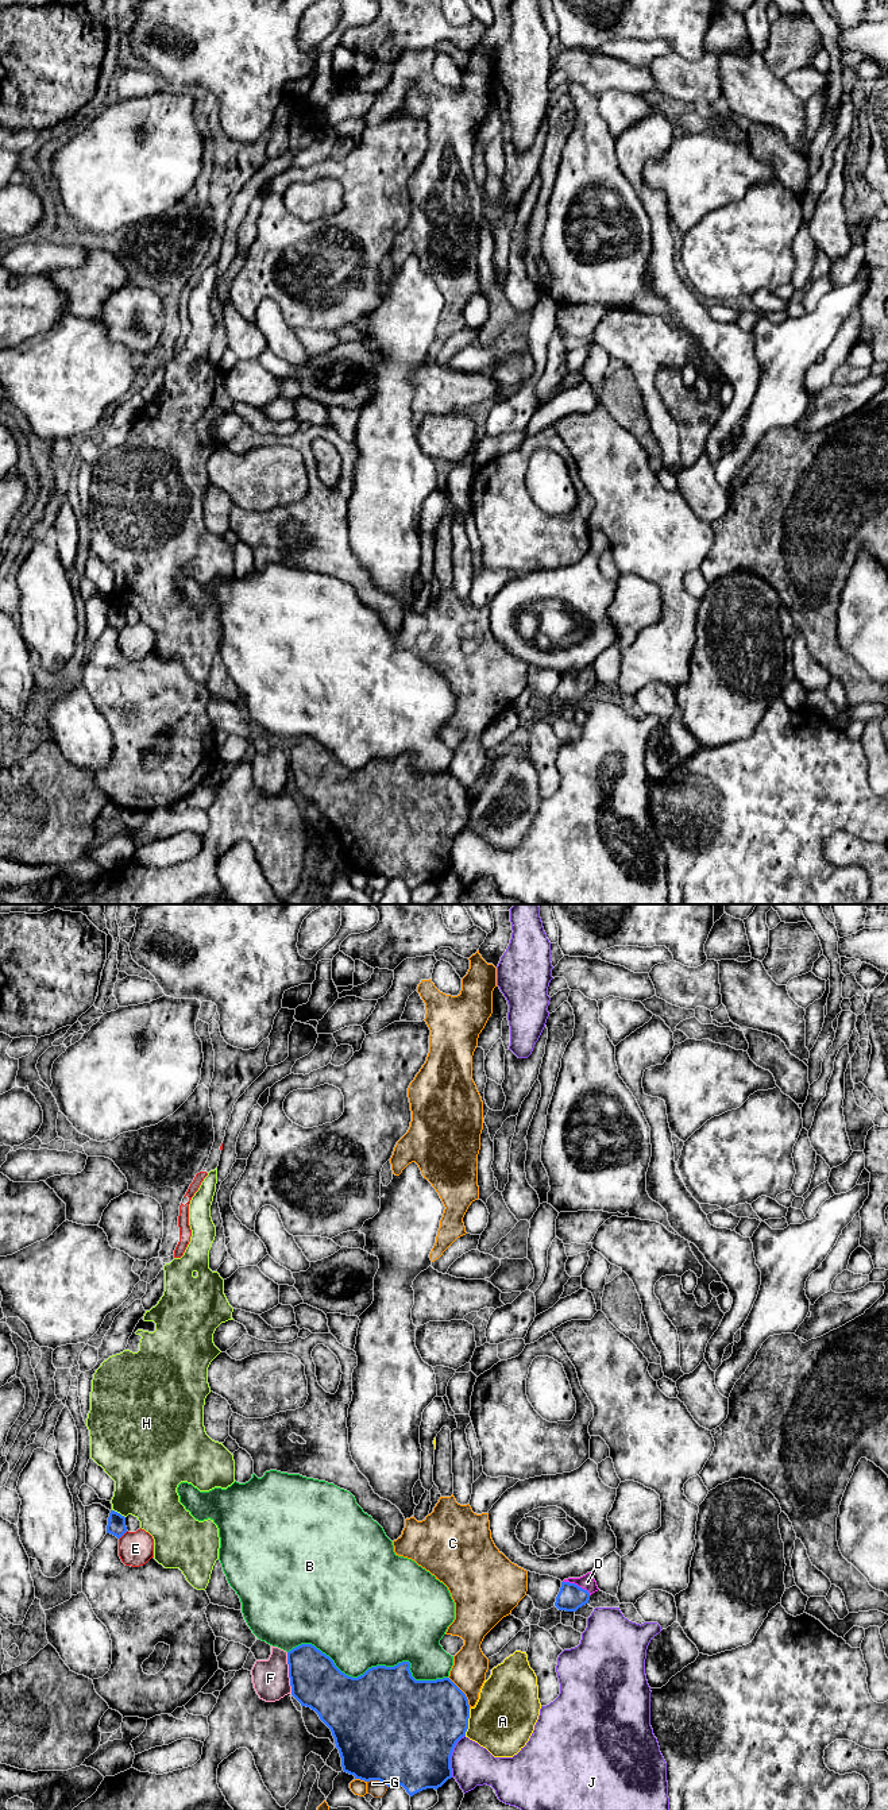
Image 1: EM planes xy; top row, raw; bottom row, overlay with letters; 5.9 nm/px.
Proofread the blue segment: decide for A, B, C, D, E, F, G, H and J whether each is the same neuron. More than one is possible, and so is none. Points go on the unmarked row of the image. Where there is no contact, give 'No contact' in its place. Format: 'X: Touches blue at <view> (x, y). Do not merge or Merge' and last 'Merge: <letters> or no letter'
A: Touches blue at xy (467, 815). Do not merge
B: Touches blue at xy (371, 760). Do not merge
C: Touches blue at xy (463, 786). Do not merge
D: Touches blue at xy (576, 678). Merge
E: Touches blue at xy (123, 626). Do not merge
F: Touches blue at xy (289, 765). Do not merge
G: Touches blue at xy (378, 872). Do not merge
H: Touches blue at xy (119, 606). Do not merge
J: Touches blue at xy (451, 848). Do not merge
Merge: D

